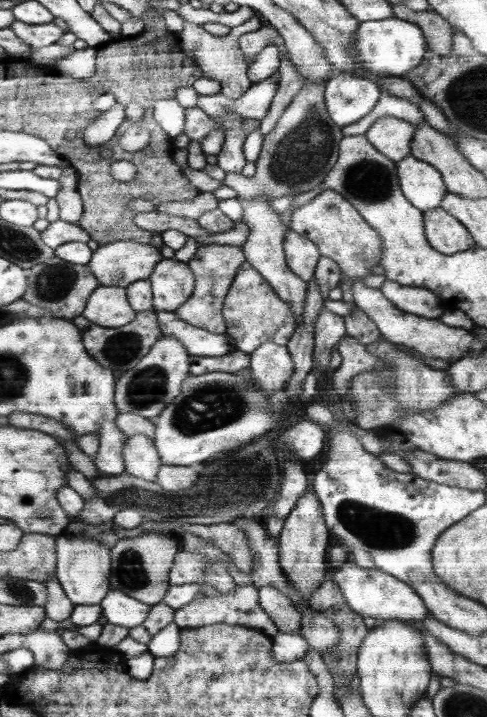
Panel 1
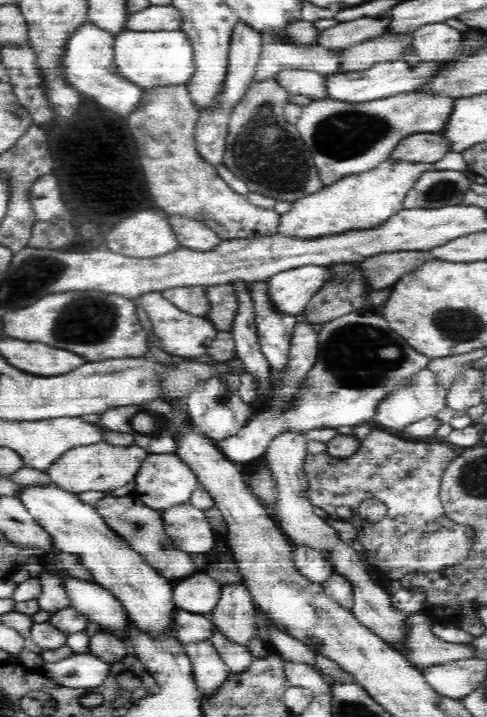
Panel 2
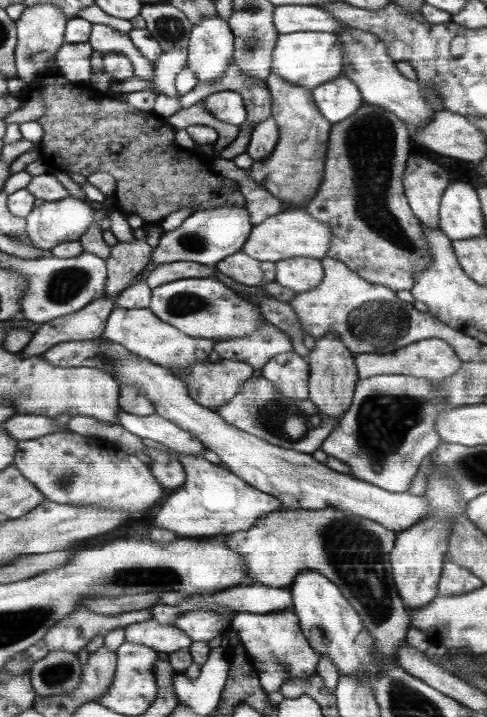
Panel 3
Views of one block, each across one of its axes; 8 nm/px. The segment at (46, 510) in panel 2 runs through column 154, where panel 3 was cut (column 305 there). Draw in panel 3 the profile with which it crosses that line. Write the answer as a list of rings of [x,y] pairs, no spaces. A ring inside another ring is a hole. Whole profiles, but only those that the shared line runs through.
[[[304,570],[288,589],[293,596],[292,609],[300,618],[304,635],[320,656],[329,656],[335,662],[340,676],[357,676],[359,672],[369,672],[375,666],[377,656],[373,655],[374,637],[336,583],[320,572]]]

